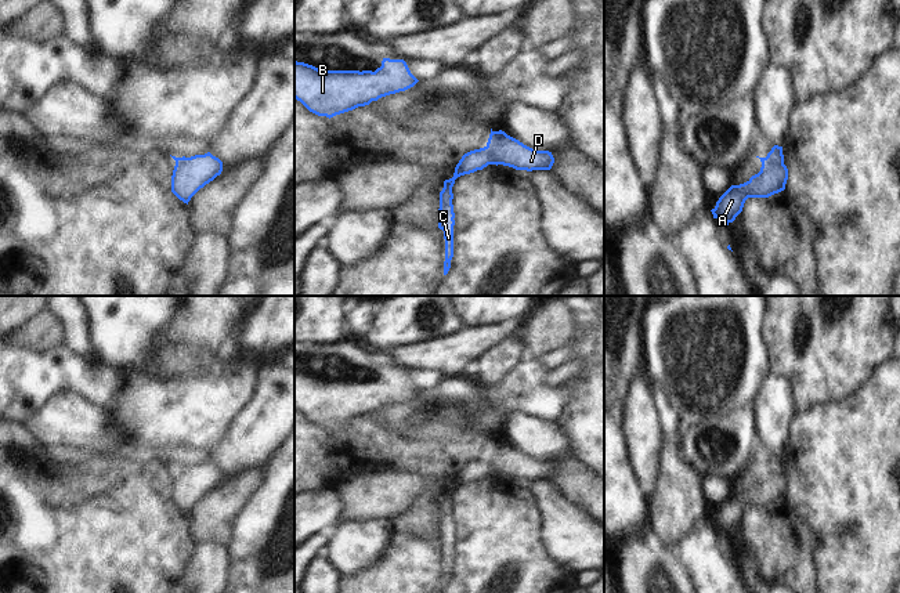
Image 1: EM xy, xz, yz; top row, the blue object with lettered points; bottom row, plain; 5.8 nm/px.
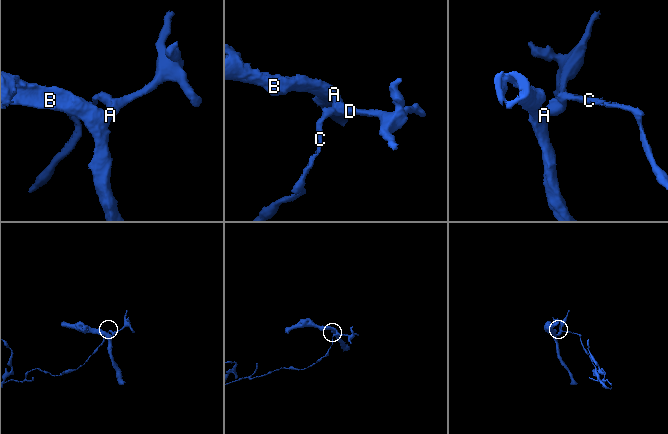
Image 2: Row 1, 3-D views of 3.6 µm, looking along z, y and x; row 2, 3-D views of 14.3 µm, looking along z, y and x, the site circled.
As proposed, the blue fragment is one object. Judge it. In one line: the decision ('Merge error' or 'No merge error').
Merge error.

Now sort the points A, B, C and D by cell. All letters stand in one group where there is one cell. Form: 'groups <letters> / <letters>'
groups A B D / C

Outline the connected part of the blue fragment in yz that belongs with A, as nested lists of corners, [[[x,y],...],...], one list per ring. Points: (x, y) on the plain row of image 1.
[[[765,467],[759,469],[762,471],[760,481],[744,493],[731,495],[711,520],[713,528],[720,527],[729,535],[742,521],[748,507],[769,507],[785,499],[788,489],[787,476],[784,473],[771,473]]]

